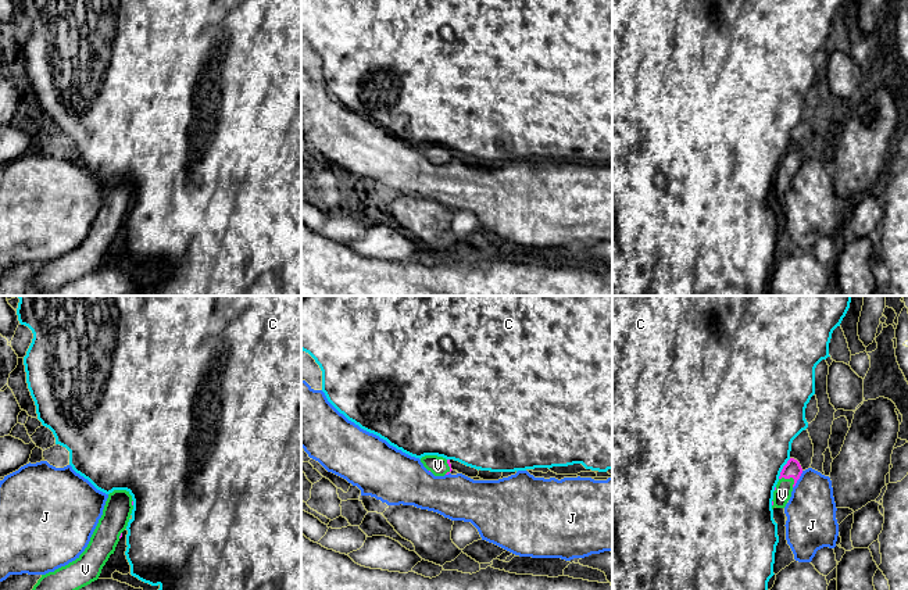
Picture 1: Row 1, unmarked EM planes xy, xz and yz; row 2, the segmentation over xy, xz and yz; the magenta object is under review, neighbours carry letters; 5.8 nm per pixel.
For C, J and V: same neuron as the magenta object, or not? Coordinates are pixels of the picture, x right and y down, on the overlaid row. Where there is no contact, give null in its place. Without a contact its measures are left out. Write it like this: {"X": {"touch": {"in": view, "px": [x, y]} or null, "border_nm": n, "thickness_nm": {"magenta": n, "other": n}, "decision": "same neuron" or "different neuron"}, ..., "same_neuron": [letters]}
{"C": {"touch": {"in": "yz", "px": [783, 468]}, "border_nm": 140, "thickness_nm": {"magenta": 100, "other": 480}, "decision": "different neuron"}, "J": {"touch": {"in": "yz", "px": [799, 478]}, "border_nm": 120, "thickness_nm": {"magenta": 100, "other": 280}, "decision": "different neuron"}, "V": {"touch": {"in": "yz", "px": [789, 478]}, "border_nm": 100, "thickness_nm": {"magenta": 100, "other": 100}, "decision": "same neuron"}, "same_neuron": ["V"]}

